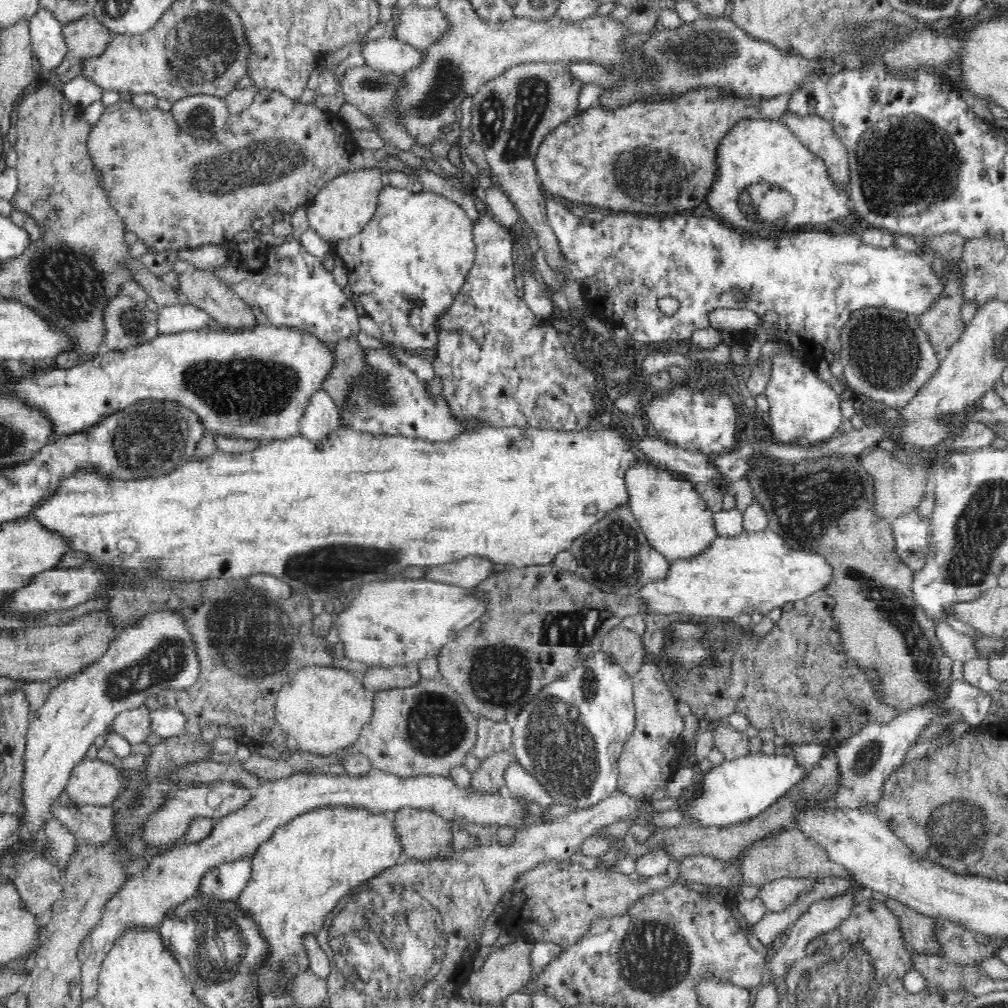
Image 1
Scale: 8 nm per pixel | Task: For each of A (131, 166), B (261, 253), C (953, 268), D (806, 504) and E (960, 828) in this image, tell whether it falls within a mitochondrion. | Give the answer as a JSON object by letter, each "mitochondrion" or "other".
{"A":"other","B":"other","C":"other","D":"mitochondrion","E":"mitochondrion"}

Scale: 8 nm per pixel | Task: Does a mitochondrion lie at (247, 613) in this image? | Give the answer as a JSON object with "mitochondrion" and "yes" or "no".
{"mitochondrion":"yes"}

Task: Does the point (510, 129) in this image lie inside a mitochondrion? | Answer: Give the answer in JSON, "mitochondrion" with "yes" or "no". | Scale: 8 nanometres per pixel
{"mitochondrion":"yes"}

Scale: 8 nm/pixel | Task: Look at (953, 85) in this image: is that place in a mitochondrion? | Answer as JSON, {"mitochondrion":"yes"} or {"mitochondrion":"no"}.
{"mitochondrion":"no"}

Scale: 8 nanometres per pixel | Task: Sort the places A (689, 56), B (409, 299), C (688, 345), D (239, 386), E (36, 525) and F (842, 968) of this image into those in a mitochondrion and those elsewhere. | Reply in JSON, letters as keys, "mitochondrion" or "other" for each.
{"A":"mitochondrion","B":"mitochondrion","C":"other","D":"mitochondrion","E":"other","F":"mitochondrion"}

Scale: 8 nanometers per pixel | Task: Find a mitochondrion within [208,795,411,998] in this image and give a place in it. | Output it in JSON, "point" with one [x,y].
{"point":[288,962]}

